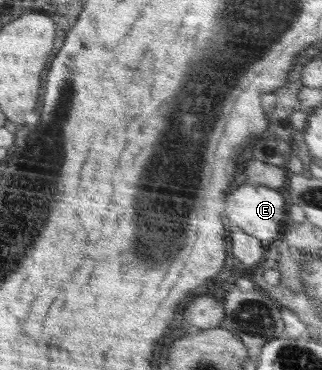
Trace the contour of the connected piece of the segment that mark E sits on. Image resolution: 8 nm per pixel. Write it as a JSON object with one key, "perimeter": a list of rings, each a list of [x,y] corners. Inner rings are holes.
{"perimeter":[[[246,182],[244,186],[240,186],[236,190],[232,189],[220,203],[220,208],[233,226],[241,228],[246,234],[254,236],[262,242],[272,242],[279,237],[282,226],[288,219],[288,205],[284,191]]]}

